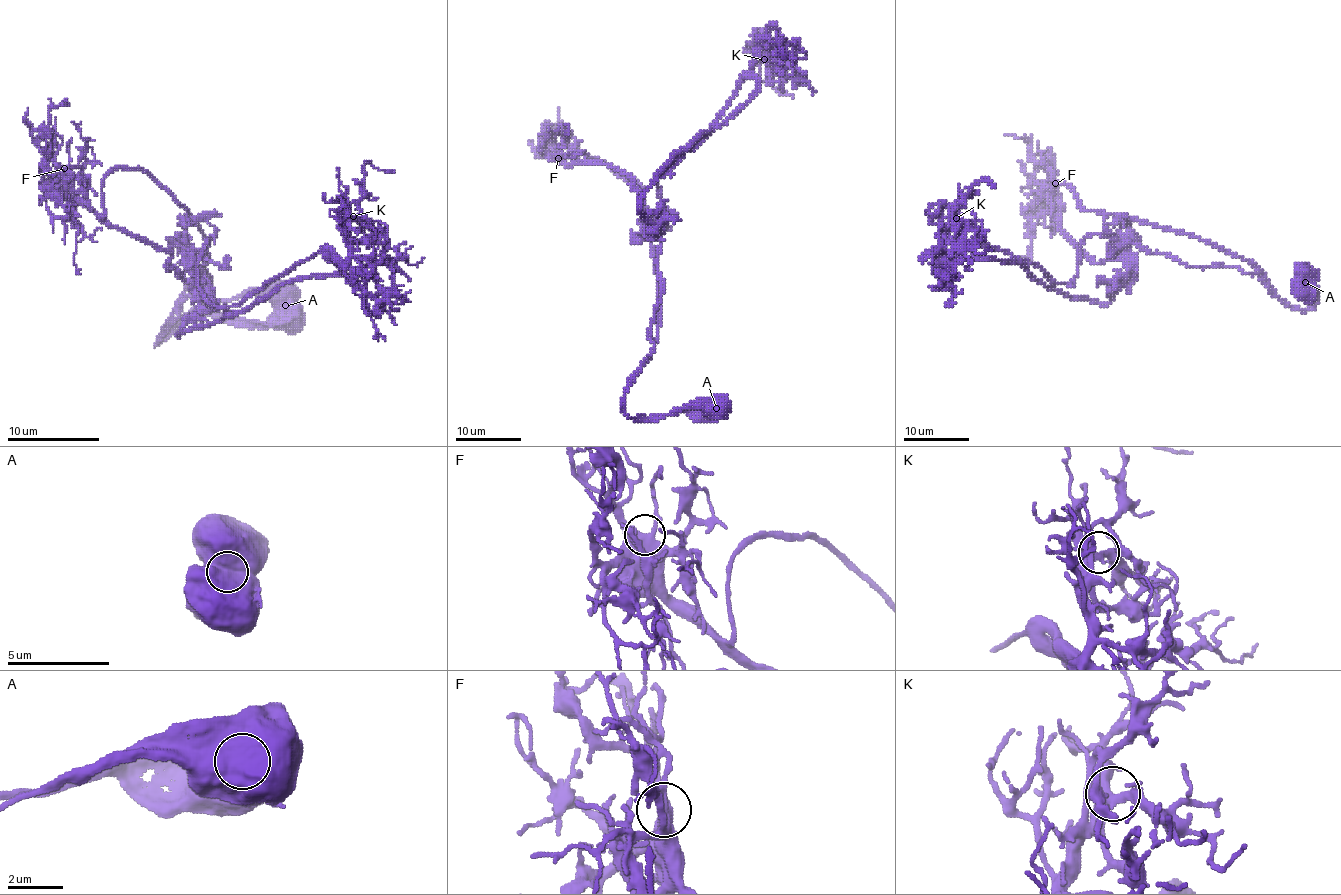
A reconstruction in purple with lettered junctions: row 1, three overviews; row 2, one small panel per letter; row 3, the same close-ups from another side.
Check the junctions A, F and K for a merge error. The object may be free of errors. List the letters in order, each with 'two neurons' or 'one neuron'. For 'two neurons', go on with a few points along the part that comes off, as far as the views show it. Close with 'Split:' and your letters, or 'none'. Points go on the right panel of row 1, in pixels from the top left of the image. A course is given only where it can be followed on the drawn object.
A: two neurons; course (1304, 282), (1314, 302), (1296, 309), (1250, 263), (1087, 211), (1058, 183), (1054, 218), (1057, 182), (1006, 135)
F: one neuron
K: one neuron
Split: A

